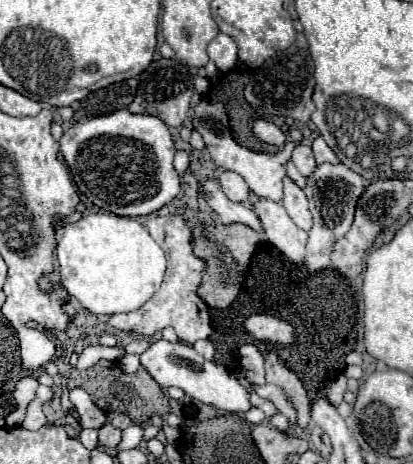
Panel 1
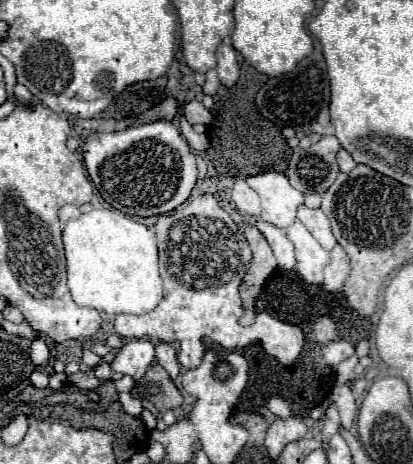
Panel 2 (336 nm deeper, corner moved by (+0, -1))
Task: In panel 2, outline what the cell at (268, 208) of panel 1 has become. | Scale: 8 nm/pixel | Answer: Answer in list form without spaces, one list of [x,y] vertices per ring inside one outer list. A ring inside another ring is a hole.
[[[292,223],[286,229],[288,239],[294,243],[296,249],[296,273],[314,285],[322,285],[322,269],[328,263],[328,251],[320,247],[320,243],[310,235],[310,231],[300,223]]]

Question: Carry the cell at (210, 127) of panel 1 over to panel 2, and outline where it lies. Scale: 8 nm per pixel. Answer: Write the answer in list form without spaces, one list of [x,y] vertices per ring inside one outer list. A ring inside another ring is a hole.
[[[264,171],[258,175],[246,177],[246,183],[260,195],[262,199],[262,219],[286,227],[296,221],[296,209],[304,203],[304,195],[294,189],[284,173]]]

